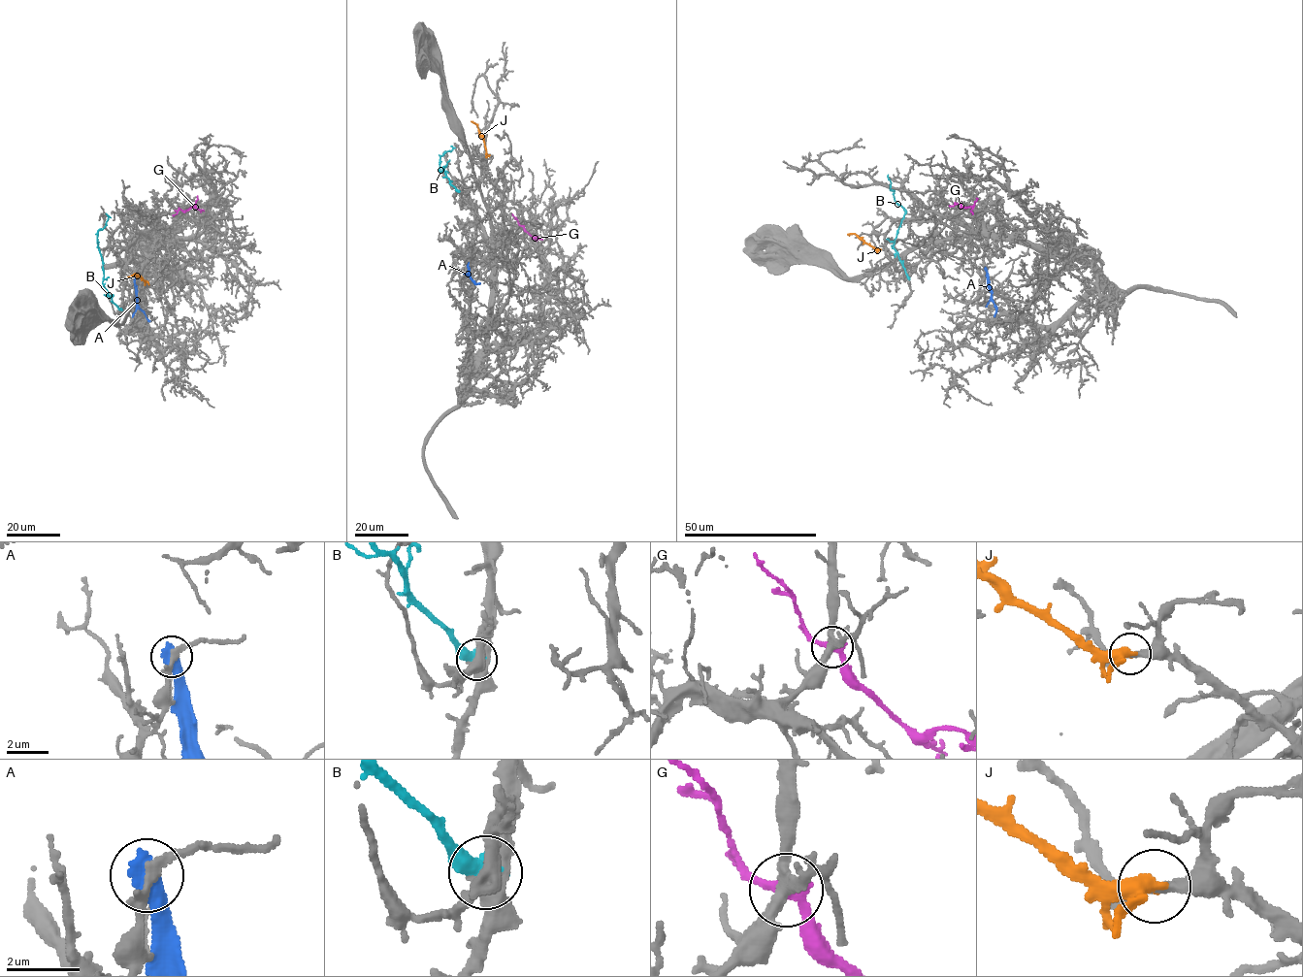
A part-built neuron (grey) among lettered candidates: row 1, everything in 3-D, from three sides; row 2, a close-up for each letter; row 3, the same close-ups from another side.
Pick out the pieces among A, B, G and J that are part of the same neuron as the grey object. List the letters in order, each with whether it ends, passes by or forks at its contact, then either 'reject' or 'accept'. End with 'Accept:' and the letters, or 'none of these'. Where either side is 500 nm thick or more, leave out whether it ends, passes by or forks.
A: it ends there; reject
B: reject
G: it passes by; reject
J: it passes by; accept
Accept: J

